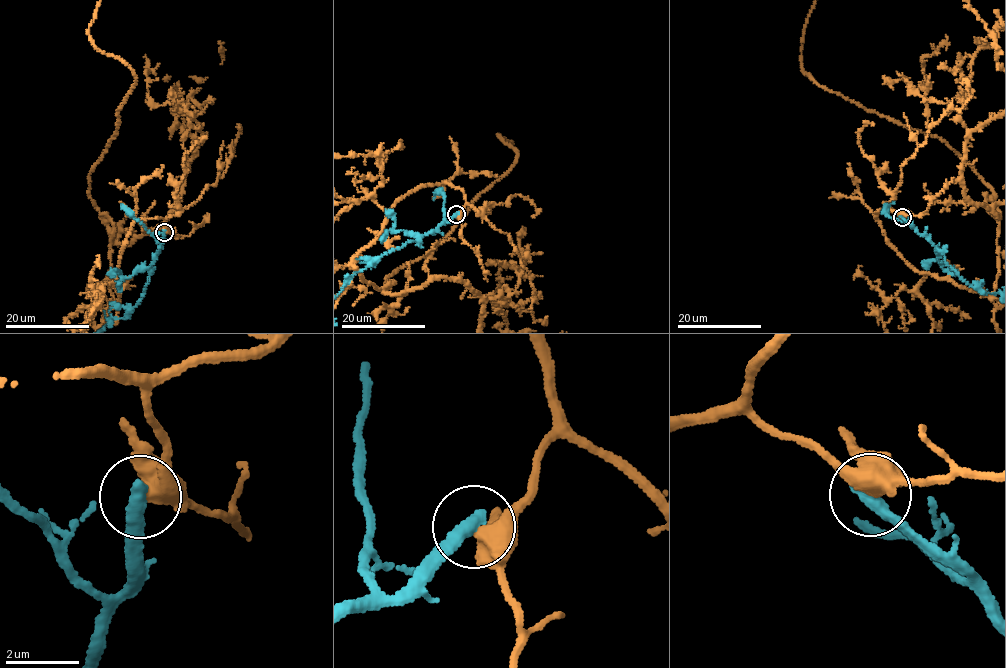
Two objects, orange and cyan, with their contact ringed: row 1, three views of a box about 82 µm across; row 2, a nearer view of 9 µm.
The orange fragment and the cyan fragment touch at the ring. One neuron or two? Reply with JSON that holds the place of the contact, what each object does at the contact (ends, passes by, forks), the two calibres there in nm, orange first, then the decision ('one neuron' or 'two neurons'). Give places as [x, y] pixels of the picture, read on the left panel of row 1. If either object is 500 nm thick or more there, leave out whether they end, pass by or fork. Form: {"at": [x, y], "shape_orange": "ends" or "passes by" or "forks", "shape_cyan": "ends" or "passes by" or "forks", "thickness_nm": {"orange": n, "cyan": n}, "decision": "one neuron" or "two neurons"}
{"at": [164, 232], "shape_orange": "forks", "shape_cyan": "ends", "thickness_nm": {"orange": 400, "cyan": 440}, "decision": "two neurons"}

